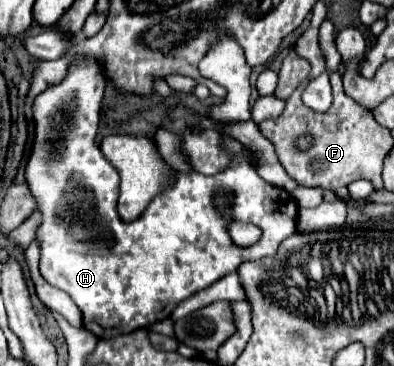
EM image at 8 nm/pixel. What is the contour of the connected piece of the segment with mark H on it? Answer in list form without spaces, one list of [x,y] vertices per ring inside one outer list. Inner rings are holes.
[[[75,56],[73,62],[69,62],[69,74],[63,78],[63,82],[59,82],[57,86],[49,86],[33,100],[35,136],[25,166],[25,182],[31,196],[35,198],[35,212],[41,214],[41,222],[35,232],[35,240],[41,252],[41,276],[73,298],[83,314],[83,328],[93,332],[97,338],[129,334],[137,328],[147,328],[153,322],[169,318],[181,300],[207,288],[229,272],[235,272],[237,266],[245,260],[273,256],[281,240],[295,234],[297,230],[295,198],[287,190],[261,180],[245,160],[245,146],[225,132],[221,134],[221,146],[231,156],[231,164],[227,166],[227,170],[215,176],[174,171],[175,184],[151,200],[151,206],[147,206],[147,210],[141,214],[141,220],[135,220],[131,224],[123,222],[117,214],[117,168],[101,154],[101,148],[95,144],[95,128],[99,126],[105,88],[107,78],[105,70],[101,70],[101,62],[93,62],[93,58],[81,58],[81,62],[77,62]],[[221,186],[229,186],[229,210],[217,210],[217,190],[221,190]],[[233,218],[237,218],[239,222],[253,222],[255,226],[261,226],[261,240],[255,242],[255,246],[237,246],[229,238],[229,222]]]

